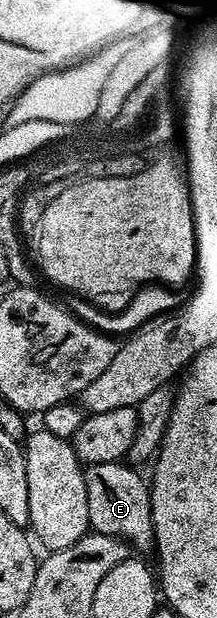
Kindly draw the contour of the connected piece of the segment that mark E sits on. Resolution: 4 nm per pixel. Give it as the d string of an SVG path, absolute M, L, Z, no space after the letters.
M104 462L91 464L85 469L88 500L89 527L99 532L102 536L116 536L119 540L126 541L131 549L139 548L140 551L151 551L154 548L154 523L150 517L150 485L138 473L139 469L129 466L124 462Z

